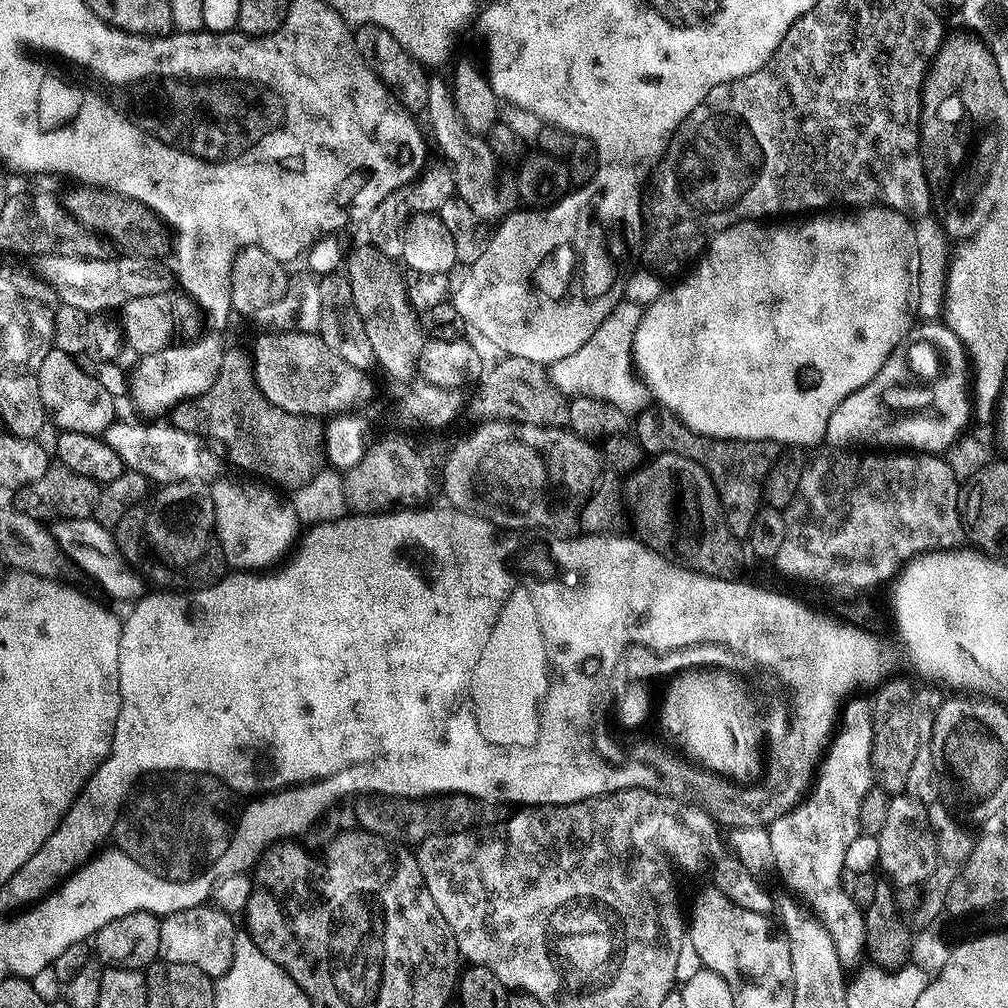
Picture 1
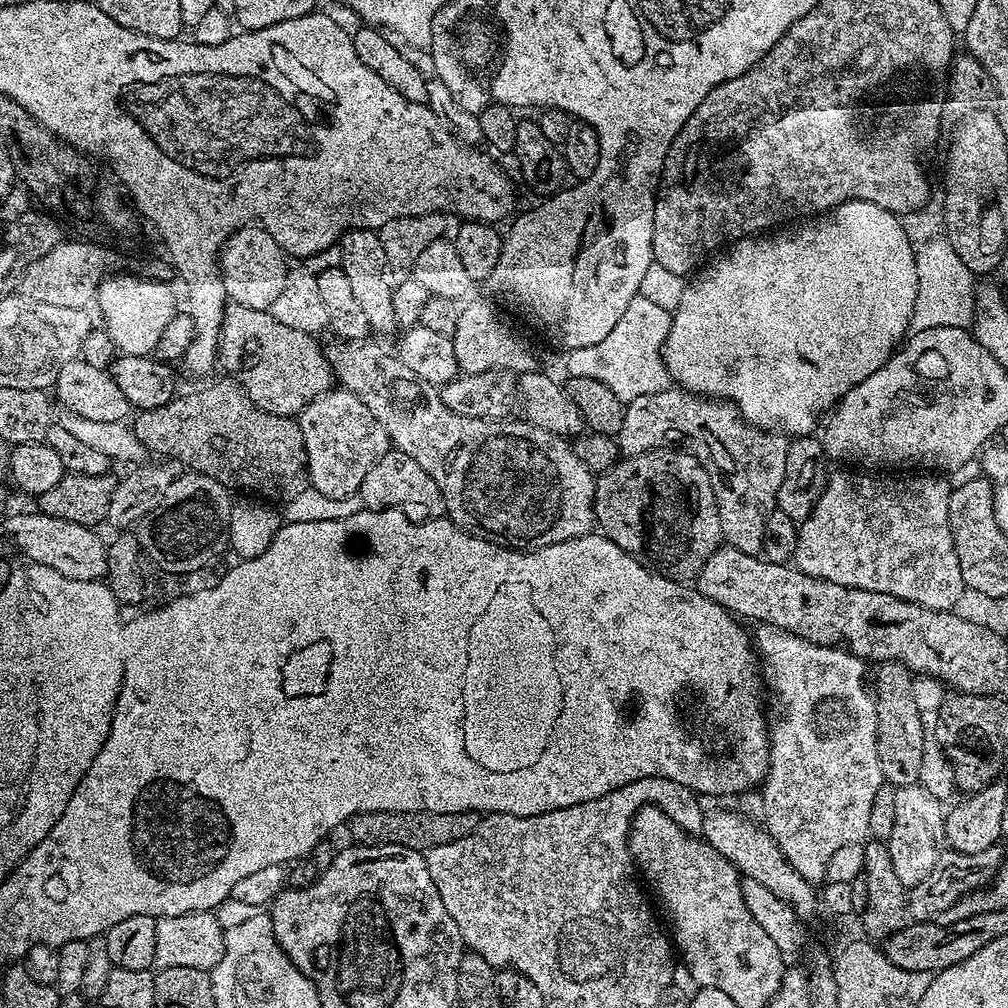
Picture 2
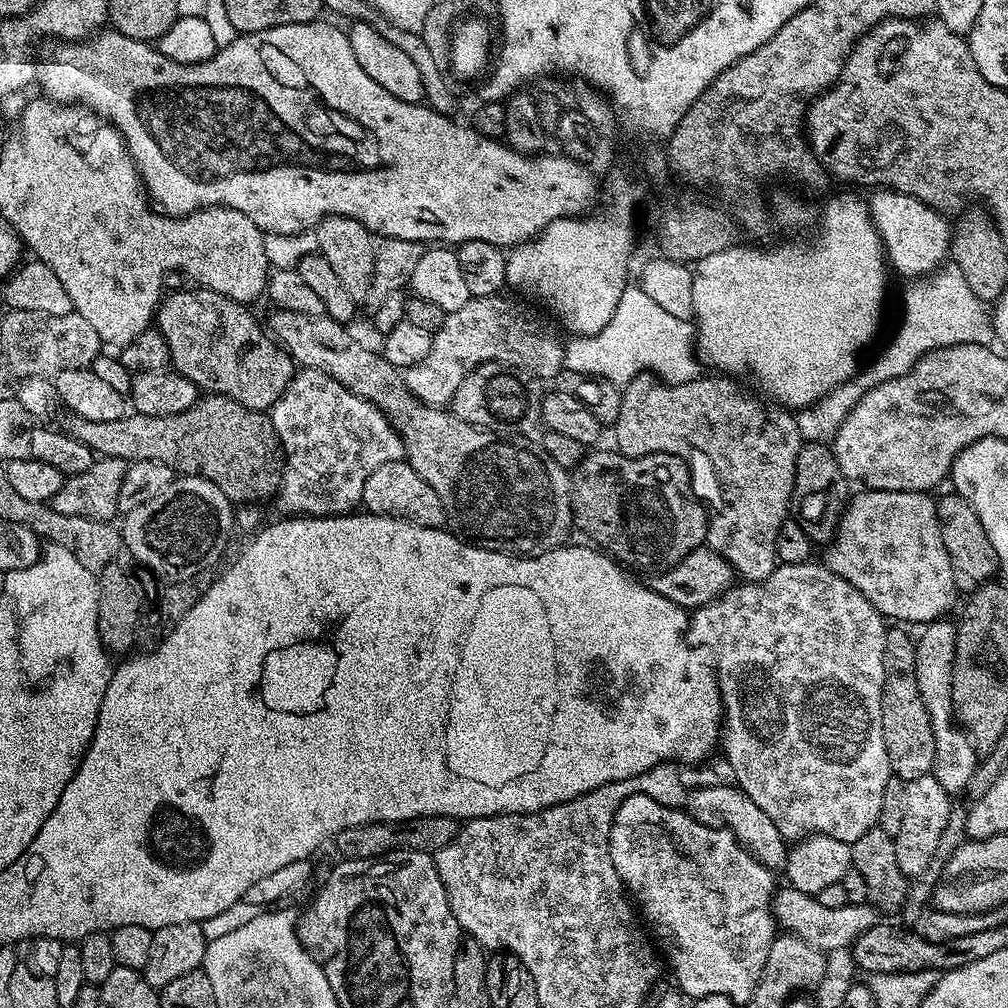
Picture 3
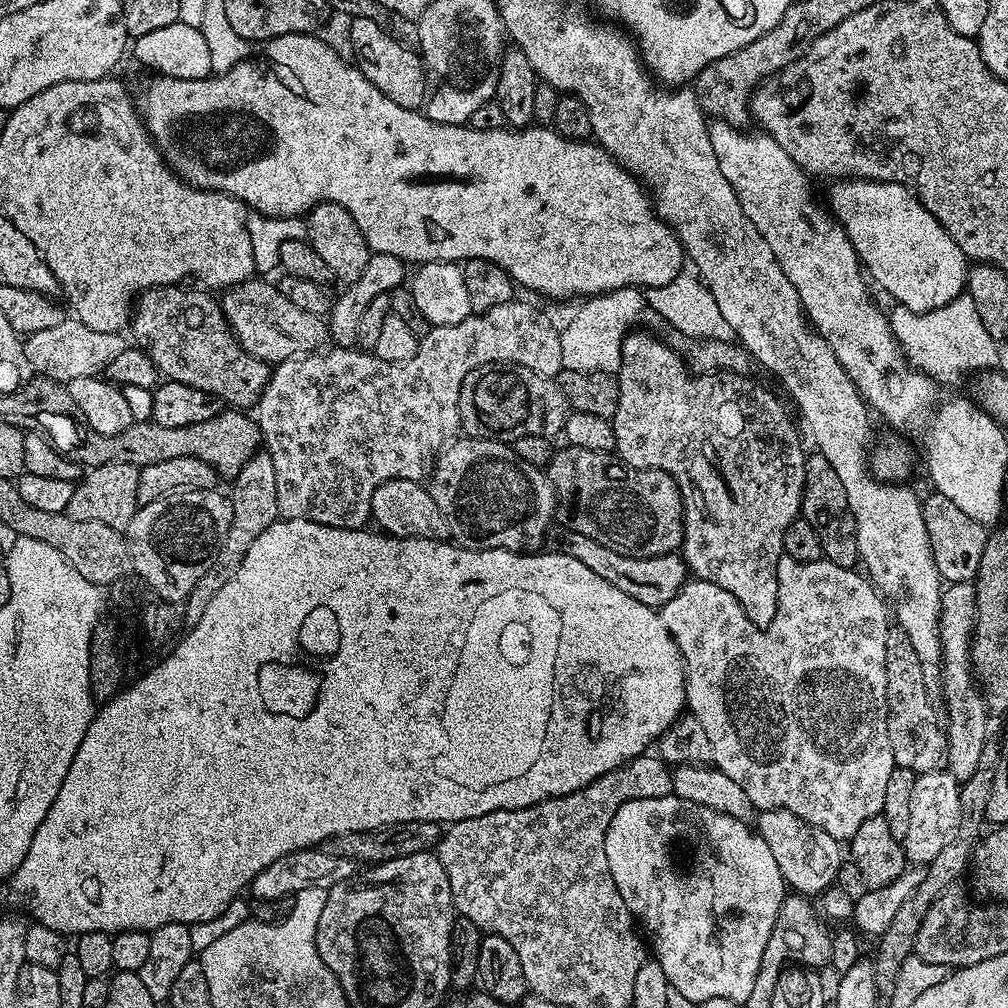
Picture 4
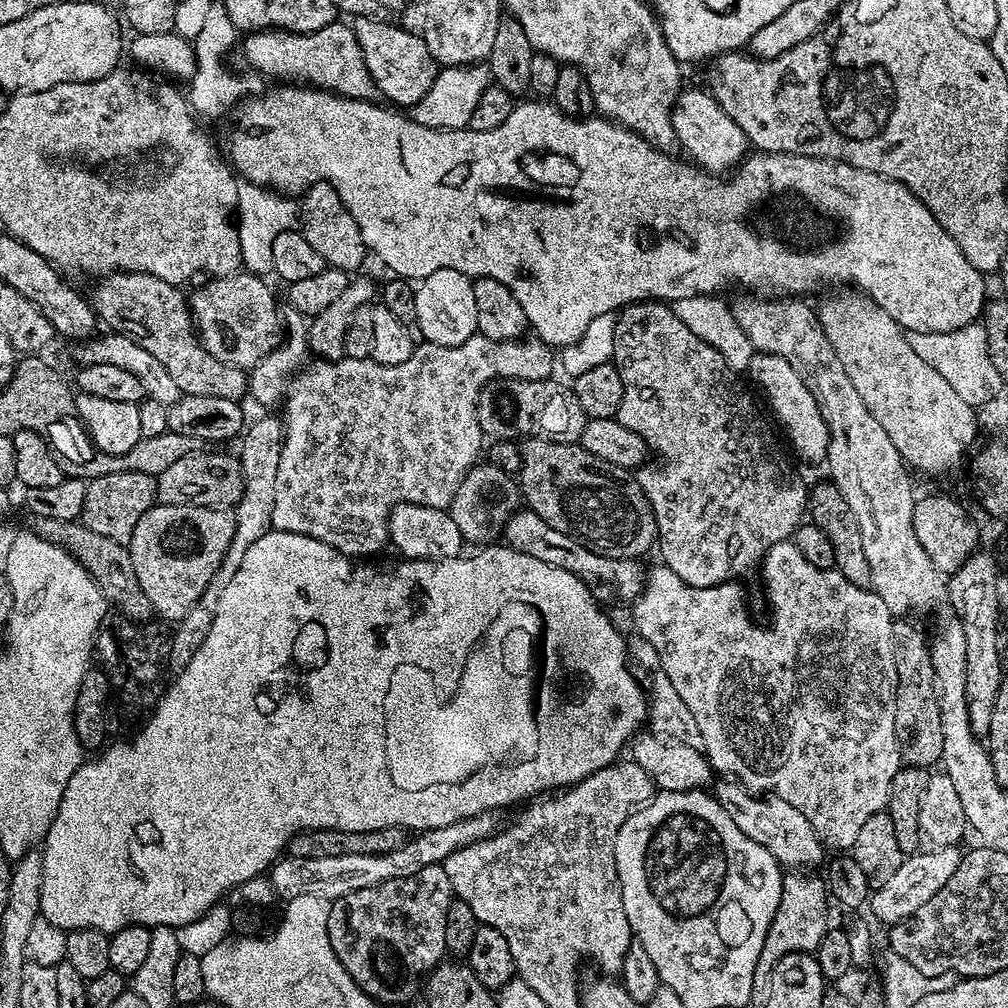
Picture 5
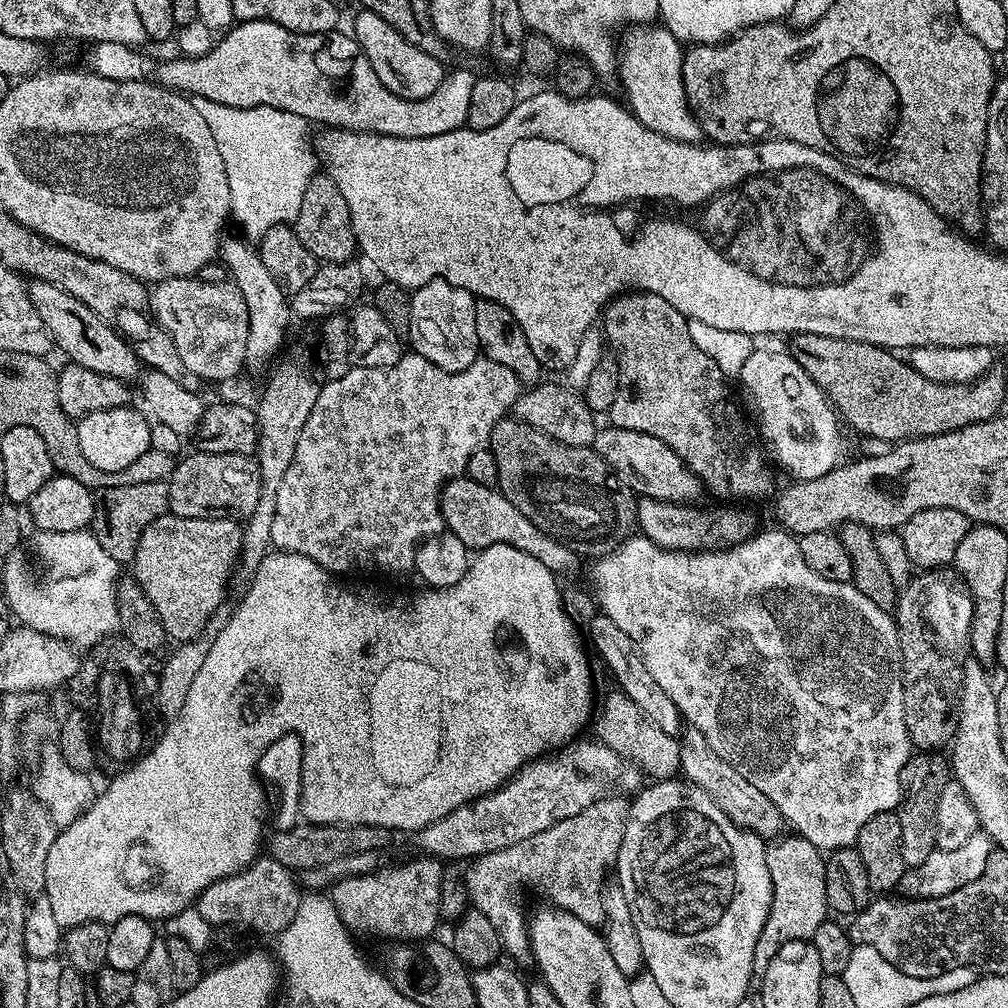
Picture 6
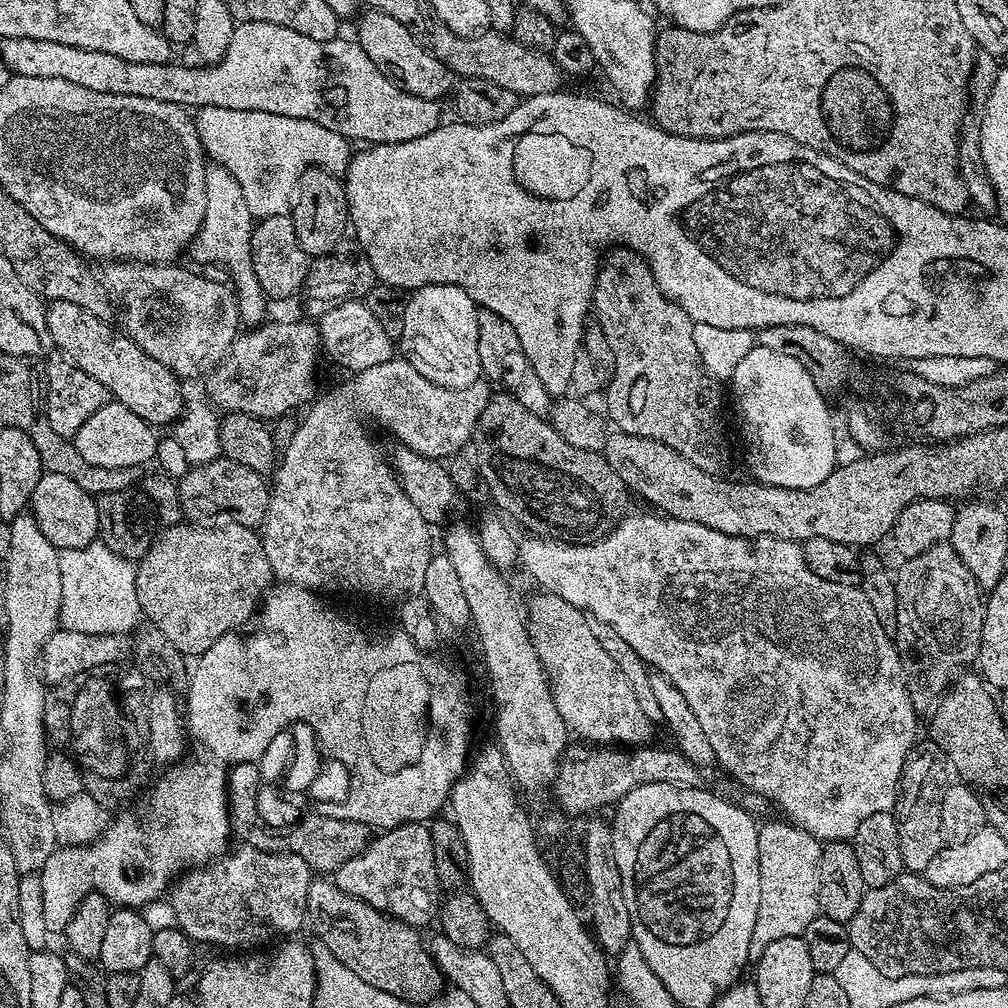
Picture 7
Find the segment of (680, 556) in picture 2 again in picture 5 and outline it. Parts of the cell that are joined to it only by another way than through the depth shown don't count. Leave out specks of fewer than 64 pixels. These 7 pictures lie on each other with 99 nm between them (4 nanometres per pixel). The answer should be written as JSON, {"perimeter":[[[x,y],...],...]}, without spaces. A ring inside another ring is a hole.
{"perimeter":[[[528,438],[519,445],[520,469],[518,483],[523,503],[531,511],[542,518],[554,530],[562,530],[562,534],[570,534],[576,540],[587,544],[592,551],[623,560],[636,560],[643,552],[653,551],[656,539],[656,523],[651,506],[635,480],[633,473],[627,468],[619,468],[610,462],[602,462],[602,458],[594,458],[590,450],[586,450],[579,442],[563,444],[553,440]]]}

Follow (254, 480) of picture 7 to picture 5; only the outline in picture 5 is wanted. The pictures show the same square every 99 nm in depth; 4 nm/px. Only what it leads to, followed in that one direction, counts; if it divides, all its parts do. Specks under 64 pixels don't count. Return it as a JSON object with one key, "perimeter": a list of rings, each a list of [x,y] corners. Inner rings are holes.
{"perimeter":[[[197,450],[178,458],[167,470],[156,477],[156,498],[162,504],[197,504],[207,508],[235,509],[242,498],[244,474],[239,459],[227,456],[224,450]]]}

